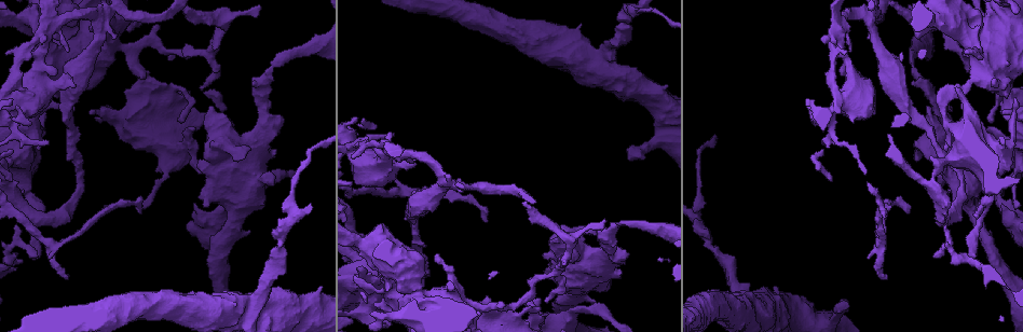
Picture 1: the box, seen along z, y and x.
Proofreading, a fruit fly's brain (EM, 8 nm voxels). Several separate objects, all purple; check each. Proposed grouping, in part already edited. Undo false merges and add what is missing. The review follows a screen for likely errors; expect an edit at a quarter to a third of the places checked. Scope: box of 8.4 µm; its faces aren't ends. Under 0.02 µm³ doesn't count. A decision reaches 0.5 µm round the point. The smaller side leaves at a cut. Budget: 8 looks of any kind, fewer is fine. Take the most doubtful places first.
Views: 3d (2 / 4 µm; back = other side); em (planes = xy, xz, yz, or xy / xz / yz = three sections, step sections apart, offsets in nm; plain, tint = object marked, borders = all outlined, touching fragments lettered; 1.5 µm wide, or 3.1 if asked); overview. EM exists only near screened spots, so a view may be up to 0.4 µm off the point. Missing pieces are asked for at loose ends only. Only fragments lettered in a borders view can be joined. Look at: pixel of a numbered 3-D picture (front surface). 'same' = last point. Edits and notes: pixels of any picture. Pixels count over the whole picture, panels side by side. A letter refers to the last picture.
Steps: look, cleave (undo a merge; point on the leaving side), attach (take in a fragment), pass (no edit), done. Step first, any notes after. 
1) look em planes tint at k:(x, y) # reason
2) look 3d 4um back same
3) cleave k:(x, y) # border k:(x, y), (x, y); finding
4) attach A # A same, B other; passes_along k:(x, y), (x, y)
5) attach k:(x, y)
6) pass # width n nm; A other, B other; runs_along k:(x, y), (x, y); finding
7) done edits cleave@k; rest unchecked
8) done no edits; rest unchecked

look em xz step 8 tint at 1:(547, 264) # stops while still wide

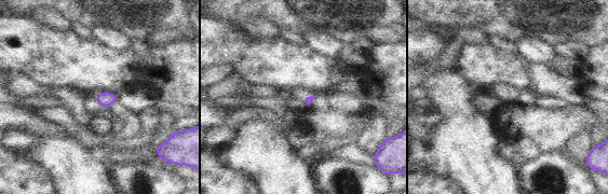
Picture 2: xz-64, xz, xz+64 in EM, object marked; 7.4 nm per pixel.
look em planes borders same

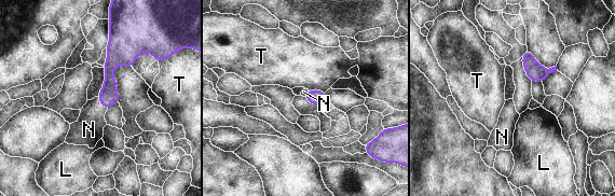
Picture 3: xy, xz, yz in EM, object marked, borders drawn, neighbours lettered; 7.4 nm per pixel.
attach N # L other, N same, T other; passes_along 3:(108, 96), (99, 103), (89, 129); the cell continues

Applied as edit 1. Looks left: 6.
look overview # redraw

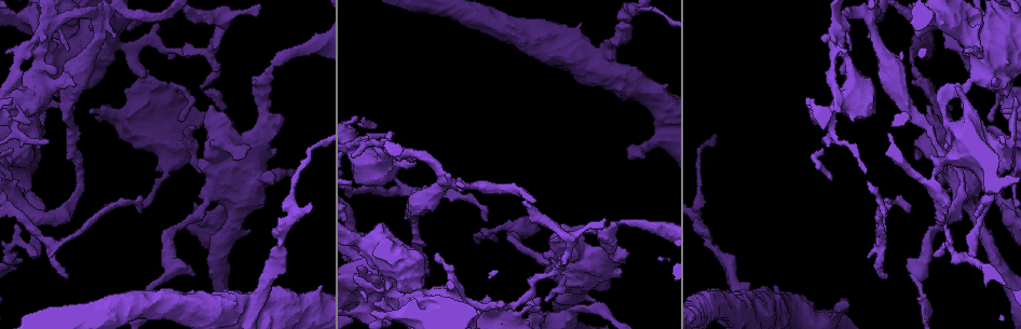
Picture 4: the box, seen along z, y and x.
look em planes borders at 4:(839, 312) # branch stops here

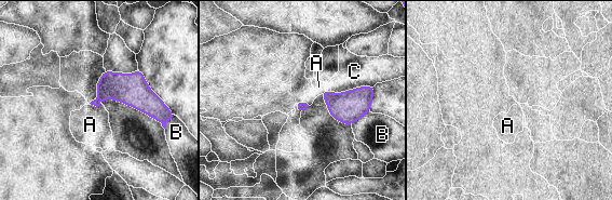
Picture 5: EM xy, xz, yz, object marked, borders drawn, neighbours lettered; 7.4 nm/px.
pass # A other, B other, C other; none of them fits

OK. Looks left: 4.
look em planes plain at 4:(273, 184) # stops while still wide

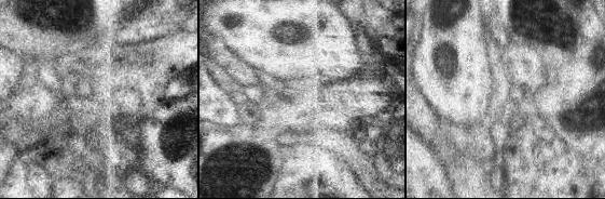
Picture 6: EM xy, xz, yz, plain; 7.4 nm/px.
look em planes tint same

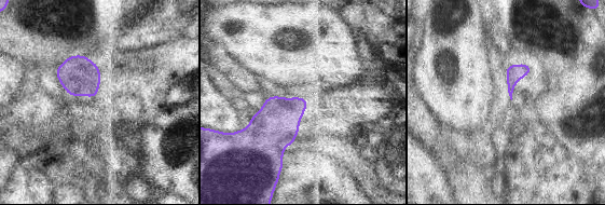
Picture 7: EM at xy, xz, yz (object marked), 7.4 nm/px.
look em planes borders same # what lies round it

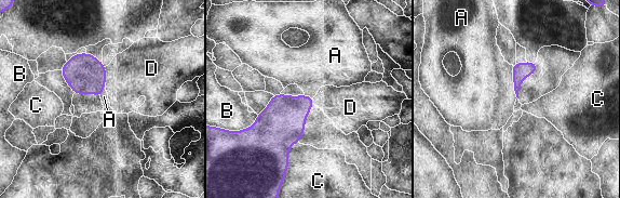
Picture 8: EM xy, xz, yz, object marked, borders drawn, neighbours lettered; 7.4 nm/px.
attach D # A other, B other, C other, D same; passes_along 8:(84, 74), (105, 75), (137, 71); it goes on there

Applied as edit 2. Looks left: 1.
done edits attach@3, attach@8; rest unchecked

